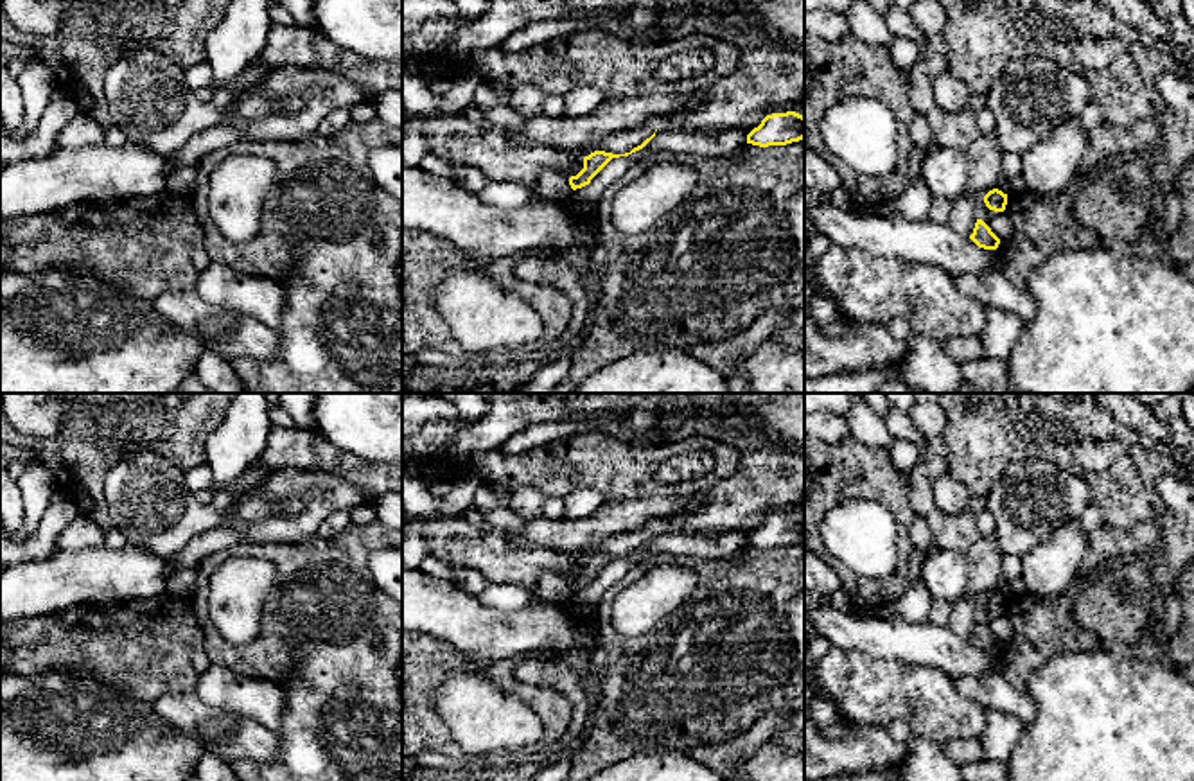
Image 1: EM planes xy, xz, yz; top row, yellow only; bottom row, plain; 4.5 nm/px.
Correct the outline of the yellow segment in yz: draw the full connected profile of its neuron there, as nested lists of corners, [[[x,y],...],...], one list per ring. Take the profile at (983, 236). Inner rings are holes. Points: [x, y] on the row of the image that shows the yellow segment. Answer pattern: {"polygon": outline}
{"polygon": [[[977,219],[973,233],[970,239],[984,250],[996,250],[1000,244],[1000,239],[991,232],[991,228],[982,221]]]}

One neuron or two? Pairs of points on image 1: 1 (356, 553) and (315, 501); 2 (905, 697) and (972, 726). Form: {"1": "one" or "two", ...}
{"1": "two", "2": "one"}

